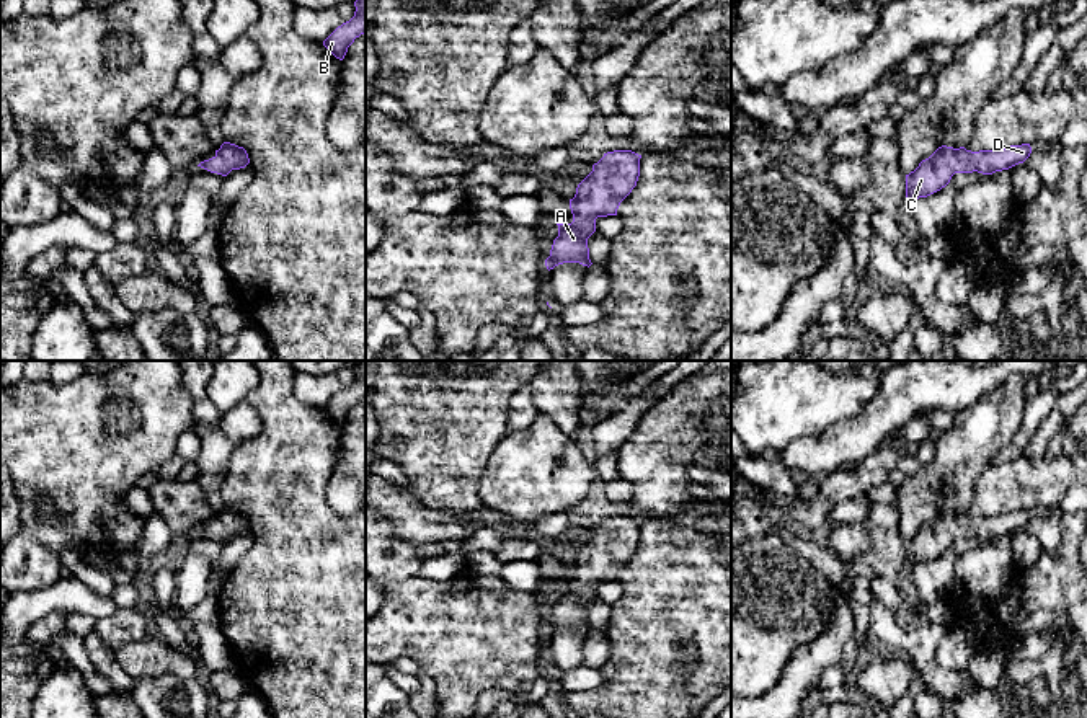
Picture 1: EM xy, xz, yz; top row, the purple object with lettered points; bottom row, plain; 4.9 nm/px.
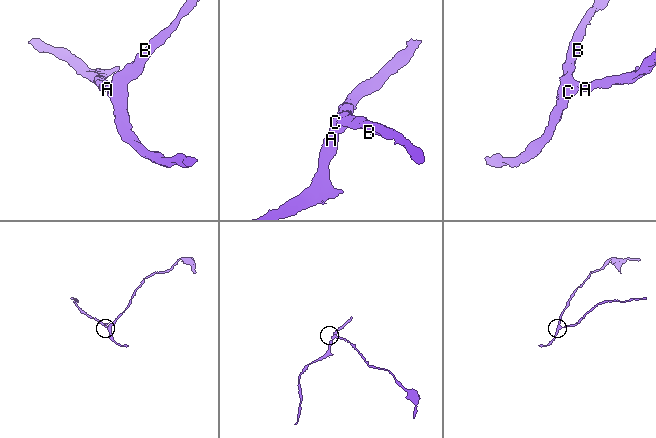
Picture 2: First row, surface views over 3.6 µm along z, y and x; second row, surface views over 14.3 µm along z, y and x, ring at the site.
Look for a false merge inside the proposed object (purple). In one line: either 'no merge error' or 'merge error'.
no merge error

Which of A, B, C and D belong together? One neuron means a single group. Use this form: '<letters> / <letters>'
A B C D

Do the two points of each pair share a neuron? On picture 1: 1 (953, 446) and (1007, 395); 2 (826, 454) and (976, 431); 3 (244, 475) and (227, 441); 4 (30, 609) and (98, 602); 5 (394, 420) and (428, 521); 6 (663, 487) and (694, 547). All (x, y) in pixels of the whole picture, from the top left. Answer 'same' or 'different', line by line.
1: same
2: different
3: different
4: same
5: different
6: different

